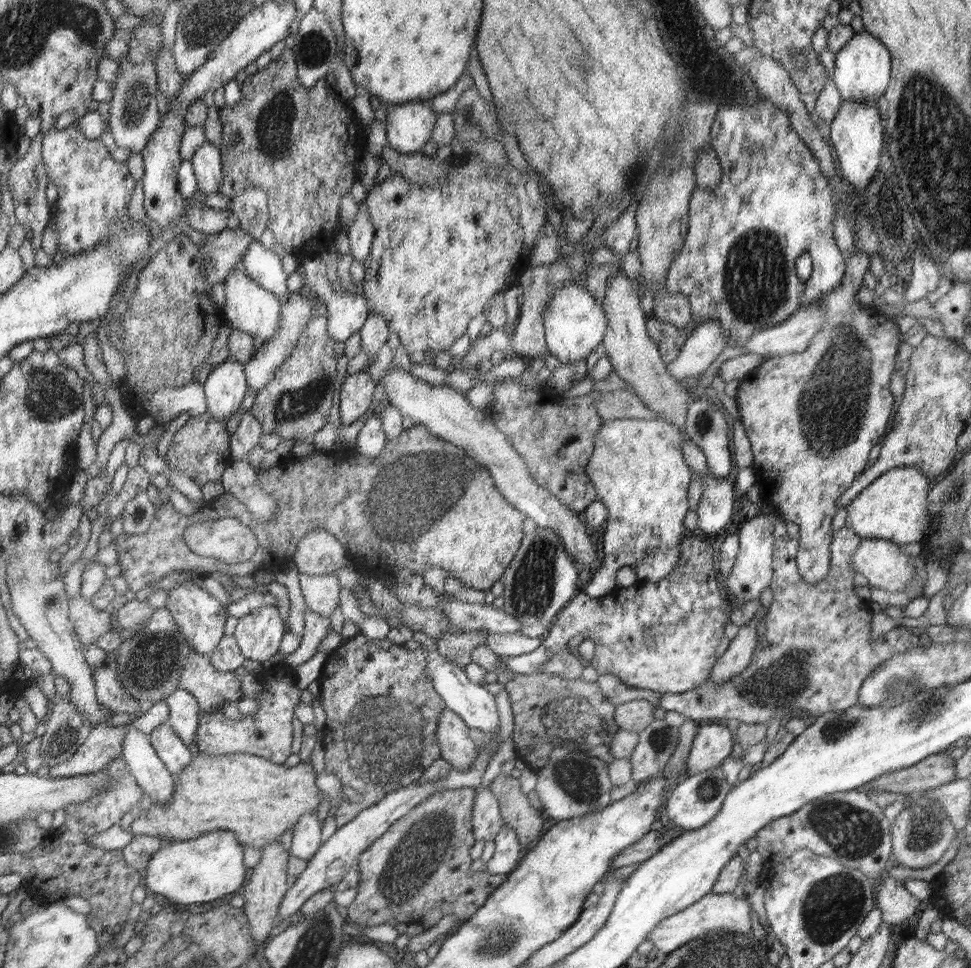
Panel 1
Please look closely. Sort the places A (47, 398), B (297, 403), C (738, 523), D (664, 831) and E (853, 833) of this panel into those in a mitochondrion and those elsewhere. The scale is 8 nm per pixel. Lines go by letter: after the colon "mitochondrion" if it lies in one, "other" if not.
A: mitochondrion
B: mitochondrion
C: other
D: other
E: mitochondrion

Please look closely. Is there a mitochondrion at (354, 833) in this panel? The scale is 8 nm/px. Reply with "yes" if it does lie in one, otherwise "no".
no

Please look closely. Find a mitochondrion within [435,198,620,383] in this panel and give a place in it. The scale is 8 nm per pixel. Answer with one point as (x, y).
(551, 281)

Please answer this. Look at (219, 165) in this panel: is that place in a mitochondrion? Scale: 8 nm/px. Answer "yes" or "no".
no

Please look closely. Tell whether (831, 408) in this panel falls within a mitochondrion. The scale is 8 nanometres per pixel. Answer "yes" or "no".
yes

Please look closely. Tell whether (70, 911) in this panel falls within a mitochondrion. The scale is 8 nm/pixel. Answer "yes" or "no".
no

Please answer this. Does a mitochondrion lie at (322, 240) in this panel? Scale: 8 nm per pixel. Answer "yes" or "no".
no

